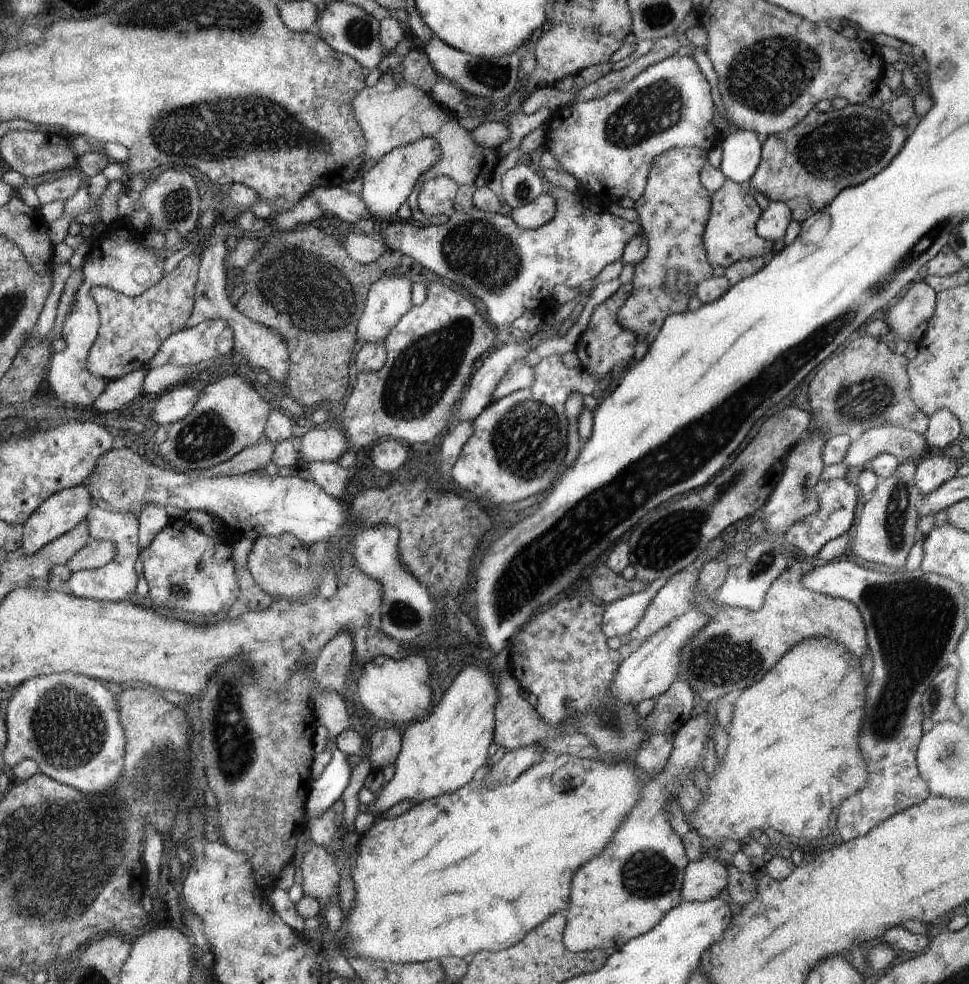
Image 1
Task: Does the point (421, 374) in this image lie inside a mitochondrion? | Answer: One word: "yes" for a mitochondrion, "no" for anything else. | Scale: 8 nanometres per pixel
yes

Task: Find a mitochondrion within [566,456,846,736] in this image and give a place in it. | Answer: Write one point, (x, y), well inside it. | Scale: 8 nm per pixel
(667, 539)

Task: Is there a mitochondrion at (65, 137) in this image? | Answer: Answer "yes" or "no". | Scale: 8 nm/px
no

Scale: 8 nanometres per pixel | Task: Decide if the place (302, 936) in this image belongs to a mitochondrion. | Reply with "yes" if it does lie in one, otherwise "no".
no

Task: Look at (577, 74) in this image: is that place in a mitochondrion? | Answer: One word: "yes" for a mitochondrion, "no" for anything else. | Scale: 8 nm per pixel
no

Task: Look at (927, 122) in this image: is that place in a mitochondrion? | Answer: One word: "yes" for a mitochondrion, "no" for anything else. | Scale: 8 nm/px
no

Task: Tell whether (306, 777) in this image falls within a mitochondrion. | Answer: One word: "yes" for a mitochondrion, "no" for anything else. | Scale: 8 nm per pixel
no

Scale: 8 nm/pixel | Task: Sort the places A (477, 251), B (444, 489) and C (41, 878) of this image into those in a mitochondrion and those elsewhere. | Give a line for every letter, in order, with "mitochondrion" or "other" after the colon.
A: mitochondrion
B: other
C: mitochondrion

